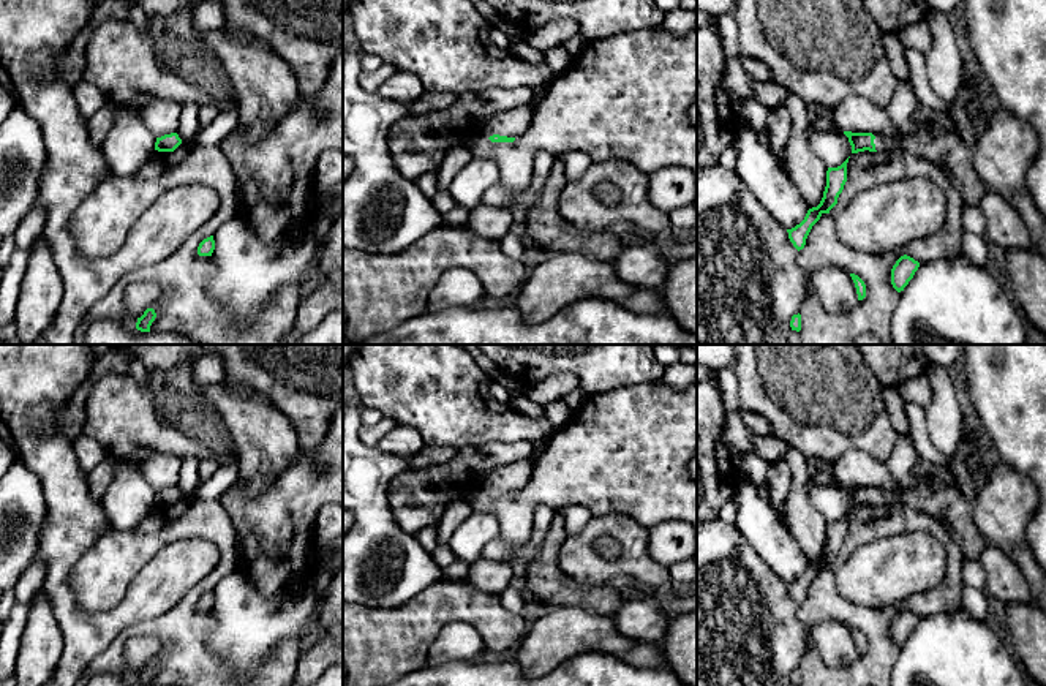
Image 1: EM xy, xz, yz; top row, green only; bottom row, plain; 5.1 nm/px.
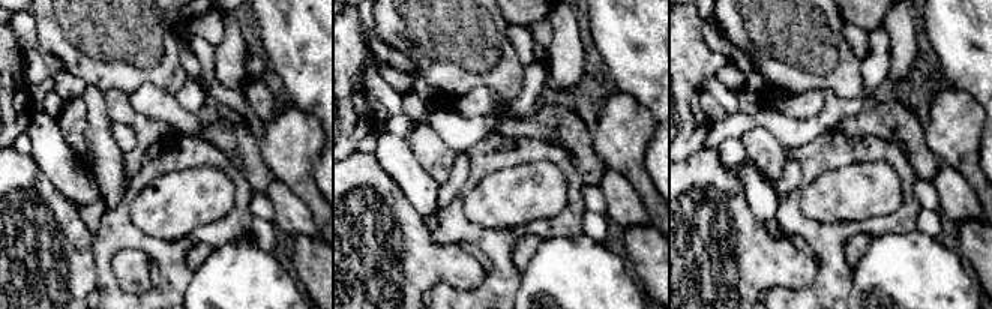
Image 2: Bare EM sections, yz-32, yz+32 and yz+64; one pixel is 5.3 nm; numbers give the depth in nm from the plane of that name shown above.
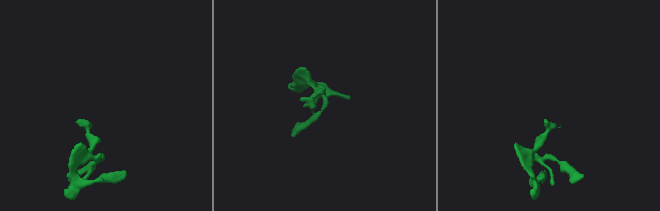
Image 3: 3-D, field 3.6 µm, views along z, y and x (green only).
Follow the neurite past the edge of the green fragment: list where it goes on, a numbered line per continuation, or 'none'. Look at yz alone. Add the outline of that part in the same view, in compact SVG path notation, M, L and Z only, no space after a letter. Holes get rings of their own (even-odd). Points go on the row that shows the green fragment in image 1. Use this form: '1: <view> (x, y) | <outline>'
1: yz (944, 147) | M929 120L913 131L874 136L877 152L901 149L929 160L943 169L964 204L980 205L988 188L975 171L973 152L965 145L956 128L943 128Z

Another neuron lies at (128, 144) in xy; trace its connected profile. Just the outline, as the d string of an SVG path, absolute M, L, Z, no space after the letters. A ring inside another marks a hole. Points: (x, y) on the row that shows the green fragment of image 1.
M115 106L115 119L101 150L114 174L128 175L153 155L155 142L156 138L137 117L137 107Z

